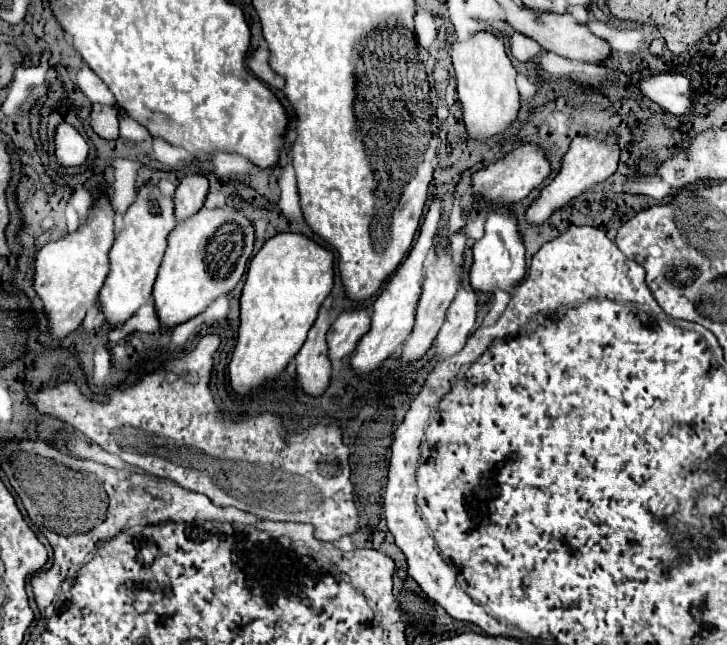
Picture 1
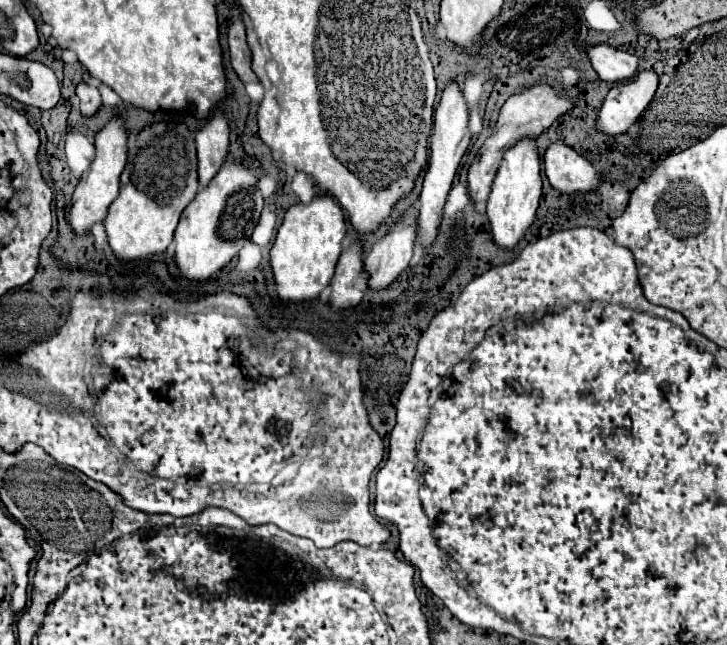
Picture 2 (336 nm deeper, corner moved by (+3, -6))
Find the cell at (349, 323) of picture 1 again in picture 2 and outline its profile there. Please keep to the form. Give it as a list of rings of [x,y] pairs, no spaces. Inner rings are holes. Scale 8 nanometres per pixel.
[[[412,207],[394,227],[382,237],[364,259],[364,273],[368,273],[368,291],[384,291],[408,267],[414,253],[414,227],[418,209]]]

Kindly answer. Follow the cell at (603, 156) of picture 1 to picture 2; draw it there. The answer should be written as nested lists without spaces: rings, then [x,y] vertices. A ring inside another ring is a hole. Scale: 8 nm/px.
[[[642,71],[636,79],[612,87],[598,111],[596,131],[610,137],[626,133],[652,101],[656,87],[658,75],[654,71]]]

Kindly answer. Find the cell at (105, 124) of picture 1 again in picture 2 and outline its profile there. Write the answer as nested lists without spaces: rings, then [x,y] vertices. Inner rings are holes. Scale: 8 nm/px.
[[[80,83],[76,87],[76,95],[80,99],[80,111],[84,117],[94,117],[98,109],[102,107],[102,97],[96,87],[90,87],[88,83]]]

